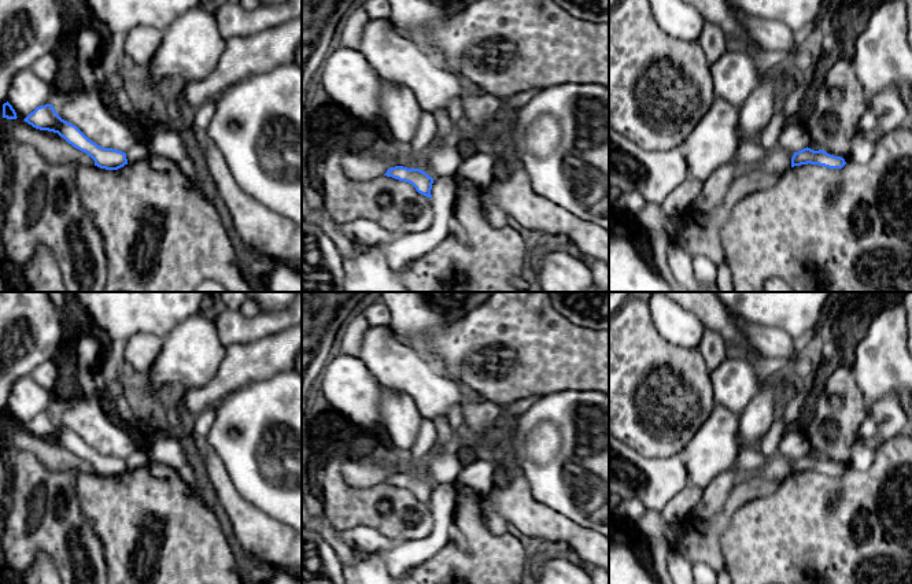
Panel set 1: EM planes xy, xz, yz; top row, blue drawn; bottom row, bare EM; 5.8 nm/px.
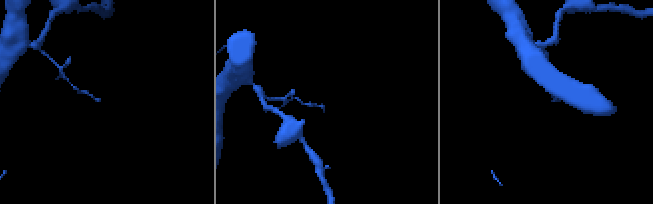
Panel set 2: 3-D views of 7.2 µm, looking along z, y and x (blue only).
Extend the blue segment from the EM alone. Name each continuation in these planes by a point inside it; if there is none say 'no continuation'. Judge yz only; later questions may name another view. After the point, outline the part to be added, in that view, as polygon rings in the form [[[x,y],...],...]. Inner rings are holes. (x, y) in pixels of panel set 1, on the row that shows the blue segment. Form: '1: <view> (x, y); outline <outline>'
no continuation

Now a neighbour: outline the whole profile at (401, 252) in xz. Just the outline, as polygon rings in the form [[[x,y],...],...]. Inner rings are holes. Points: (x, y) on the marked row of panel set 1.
[[[436,177],[431,195],[436,202],[436,217],[428,229],[380,244],[389,267],[395,271],[400,271],[413,260],[432,251],[450,234],[448,221],[455,204],[454,177]]]

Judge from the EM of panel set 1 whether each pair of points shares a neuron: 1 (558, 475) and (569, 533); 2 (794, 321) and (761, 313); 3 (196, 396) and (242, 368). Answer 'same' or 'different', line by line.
1: different
2: same
3: same

